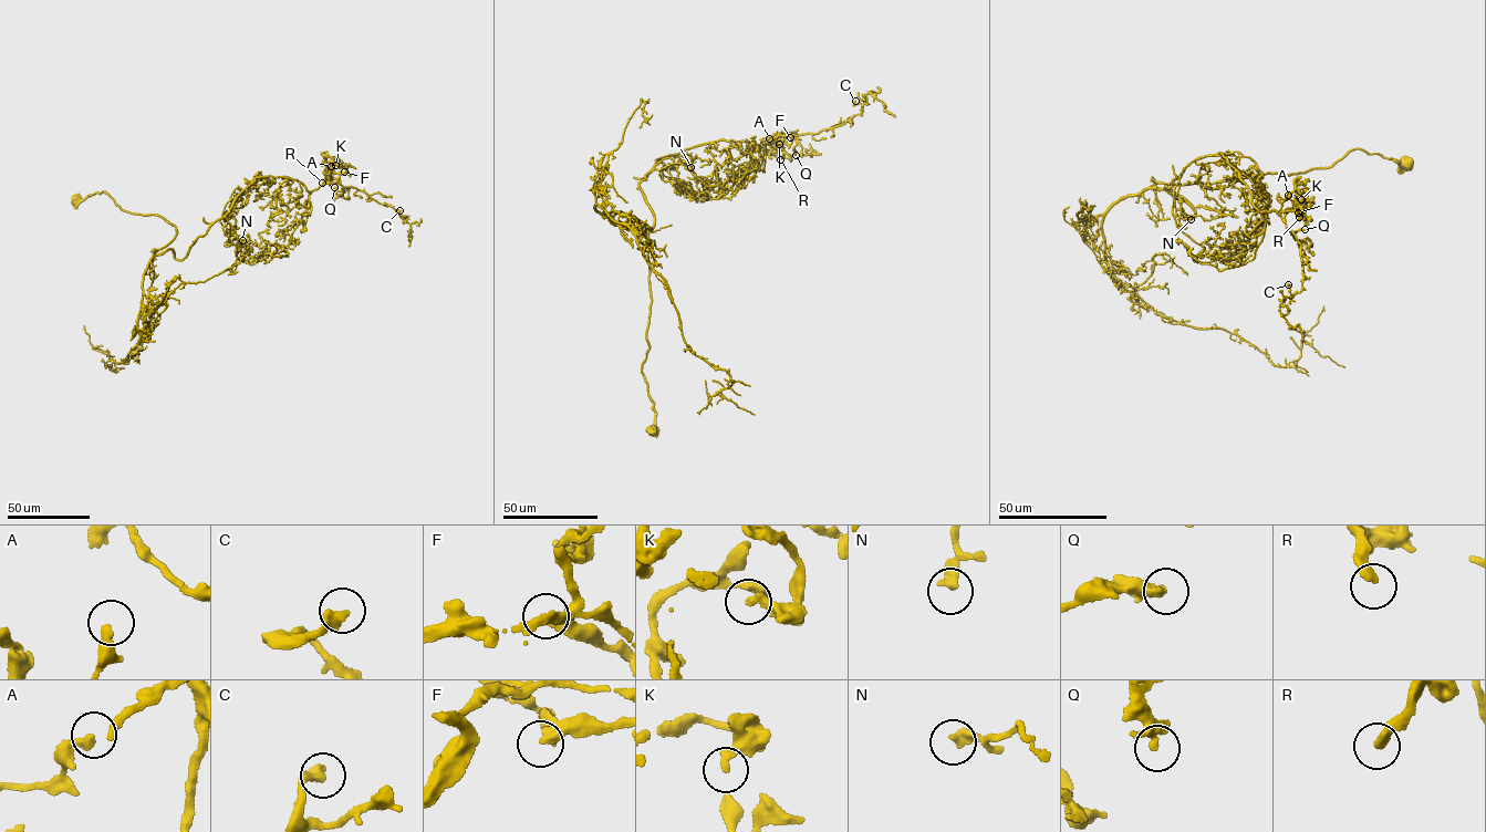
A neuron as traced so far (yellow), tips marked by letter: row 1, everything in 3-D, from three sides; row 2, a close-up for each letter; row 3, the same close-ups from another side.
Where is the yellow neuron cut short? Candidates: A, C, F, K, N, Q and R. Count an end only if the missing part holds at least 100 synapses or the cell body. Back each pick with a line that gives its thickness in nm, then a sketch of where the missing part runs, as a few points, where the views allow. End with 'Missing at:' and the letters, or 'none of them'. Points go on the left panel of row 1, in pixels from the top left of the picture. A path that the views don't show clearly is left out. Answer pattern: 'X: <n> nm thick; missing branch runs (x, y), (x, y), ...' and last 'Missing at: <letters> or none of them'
Missing at: none of them

